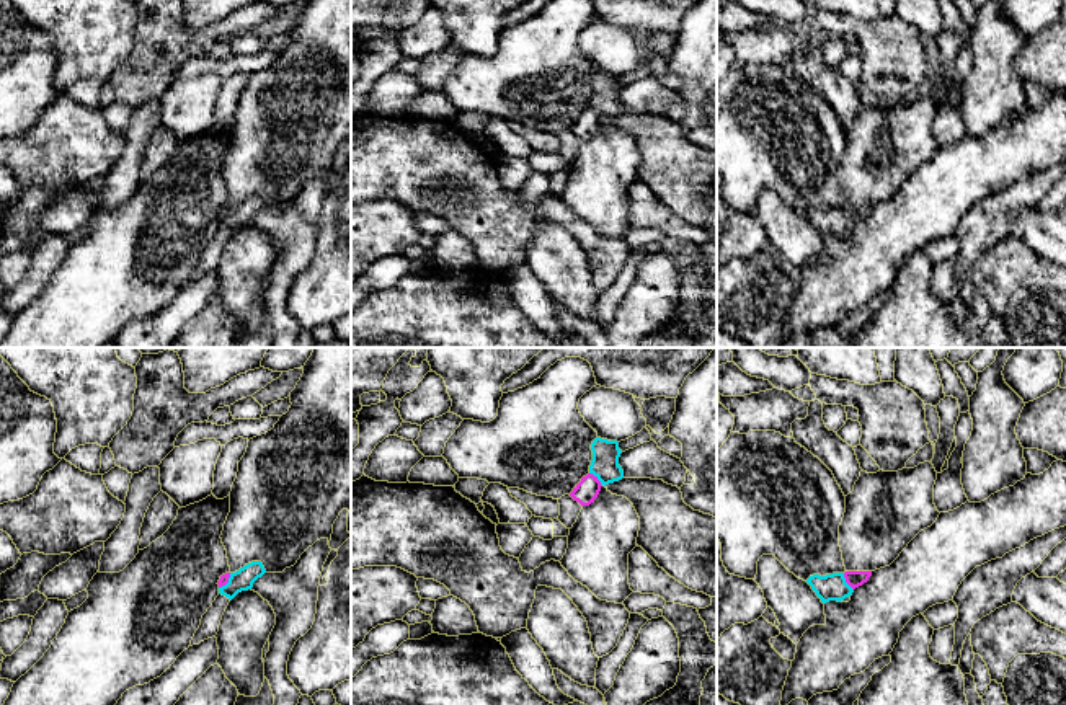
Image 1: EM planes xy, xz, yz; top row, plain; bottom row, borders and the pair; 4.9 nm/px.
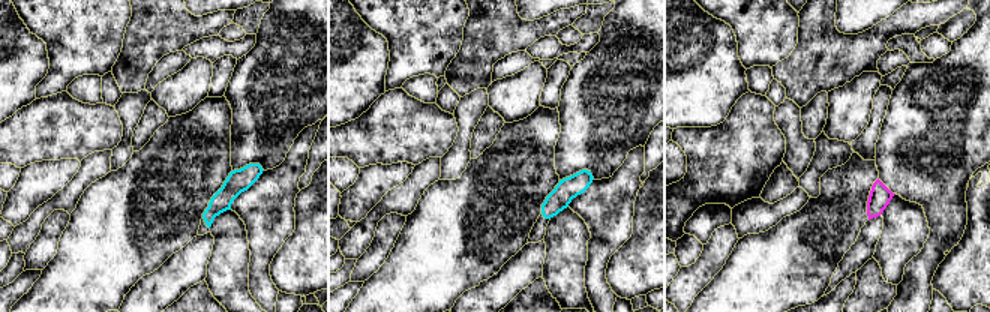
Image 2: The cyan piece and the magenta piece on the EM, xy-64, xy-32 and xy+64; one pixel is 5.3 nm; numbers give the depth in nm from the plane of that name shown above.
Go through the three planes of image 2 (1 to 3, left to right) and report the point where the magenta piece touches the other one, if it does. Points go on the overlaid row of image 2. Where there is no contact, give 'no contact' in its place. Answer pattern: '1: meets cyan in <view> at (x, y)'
1: no contact
2: no contact
3: no contact

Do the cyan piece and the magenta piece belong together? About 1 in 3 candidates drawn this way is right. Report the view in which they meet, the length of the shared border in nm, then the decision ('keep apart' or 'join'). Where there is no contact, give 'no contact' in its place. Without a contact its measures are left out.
yz | 100 nm | keep apart

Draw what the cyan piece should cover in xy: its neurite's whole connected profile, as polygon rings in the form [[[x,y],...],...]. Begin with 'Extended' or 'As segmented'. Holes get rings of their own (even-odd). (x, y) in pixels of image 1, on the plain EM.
Extended. [[[251,196],[240,202],[235,207],[230,207],[229,217],[219,222],[219,230],[207,243],[207,246],[201,253],[201,259],[196,264],[191,279],[199,279],[201,276],[212,273],[219,266],[219,259],[222,250],[229,240],[229,237],[242,225],[248,225],[253,222],[253,217],[266,207],[261,196]]]

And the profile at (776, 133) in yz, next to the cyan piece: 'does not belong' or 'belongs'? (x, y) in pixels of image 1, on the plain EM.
does not belong

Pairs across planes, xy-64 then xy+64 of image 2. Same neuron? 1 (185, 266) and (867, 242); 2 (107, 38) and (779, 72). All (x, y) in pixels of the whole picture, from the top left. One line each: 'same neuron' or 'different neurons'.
1: different neurons
2: different neurons

